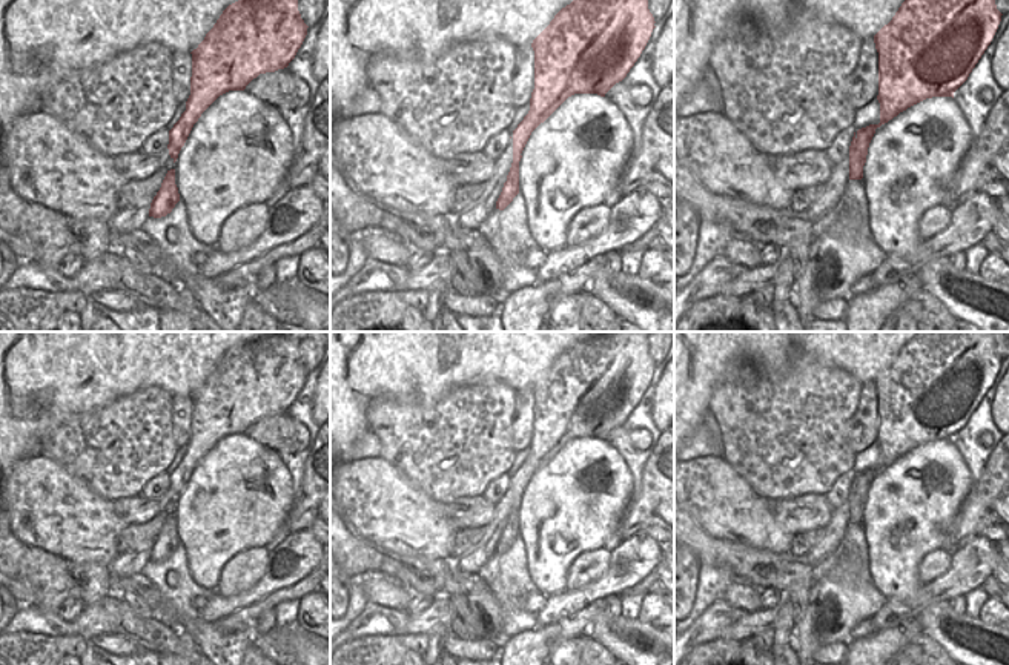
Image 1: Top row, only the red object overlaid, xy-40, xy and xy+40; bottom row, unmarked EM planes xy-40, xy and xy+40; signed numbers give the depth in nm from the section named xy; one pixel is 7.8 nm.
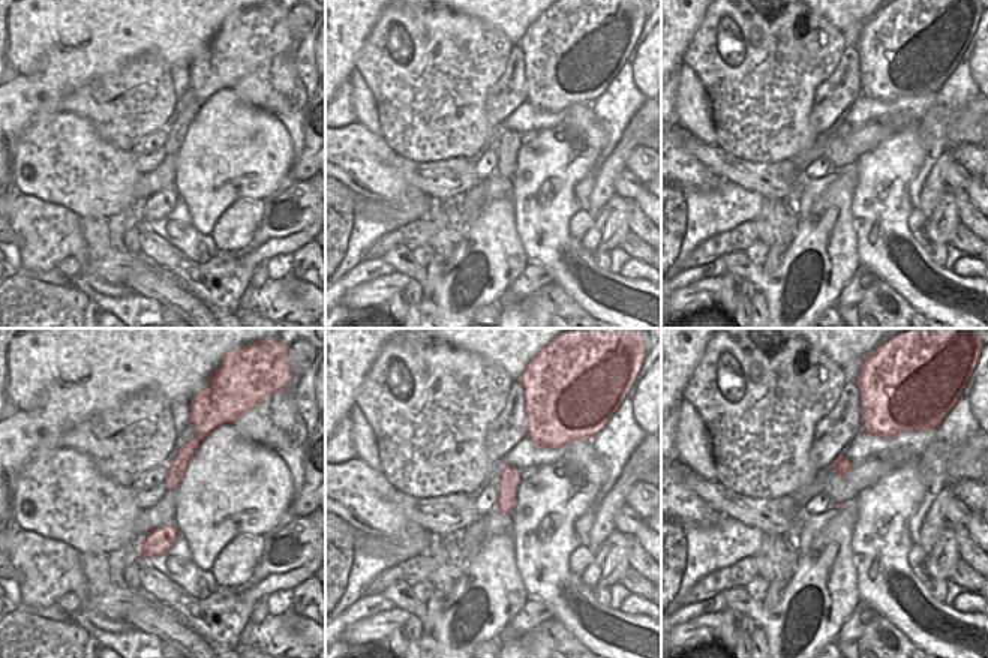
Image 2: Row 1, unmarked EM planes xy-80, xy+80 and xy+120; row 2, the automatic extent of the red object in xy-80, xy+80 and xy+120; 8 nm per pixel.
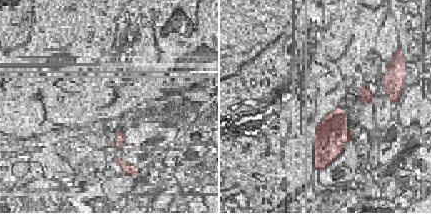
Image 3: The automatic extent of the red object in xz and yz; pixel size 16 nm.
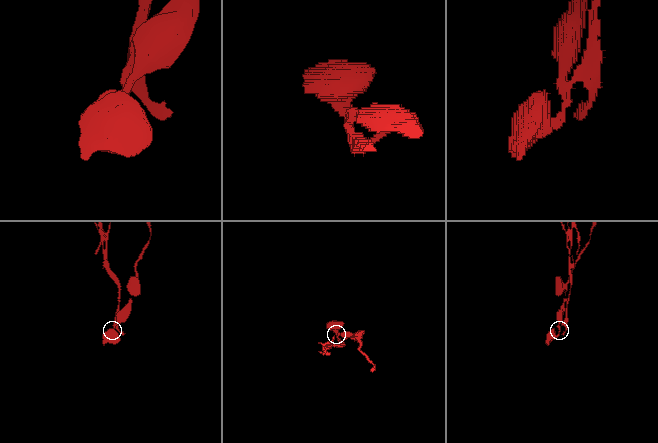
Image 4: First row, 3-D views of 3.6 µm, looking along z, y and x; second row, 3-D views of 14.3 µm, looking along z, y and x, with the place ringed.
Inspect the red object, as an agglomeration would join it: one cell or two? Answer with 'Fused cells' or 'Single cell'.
Fused cells

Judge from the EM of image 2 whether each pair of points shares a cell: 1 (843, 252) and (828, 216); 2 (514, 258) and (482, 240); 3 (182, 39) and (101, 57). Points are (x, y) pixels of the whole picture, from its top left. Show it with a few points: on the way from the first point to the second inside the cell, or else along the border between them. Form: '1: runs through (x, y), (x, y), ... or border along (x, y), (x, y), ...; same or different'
1: runs through (834, 243), (828, 225); same
2: runs through (507, 258), (499, 258), (489, 248); same
3: runs through (162, 39), (120, 39); same

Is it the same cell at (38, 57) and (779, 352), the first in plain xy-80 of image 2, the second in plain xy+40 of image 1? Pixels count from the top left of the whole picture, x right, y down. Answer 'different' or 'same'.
same

